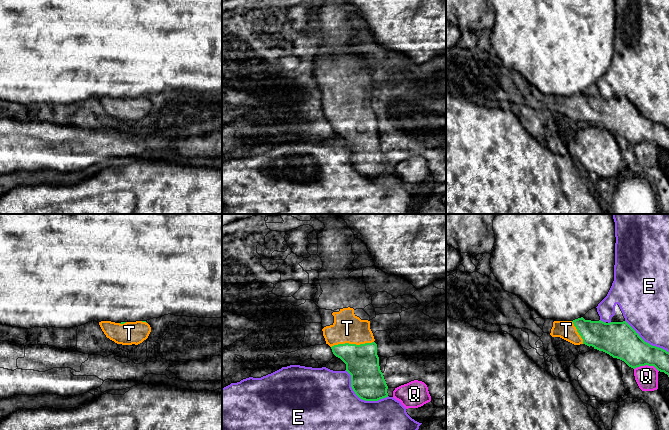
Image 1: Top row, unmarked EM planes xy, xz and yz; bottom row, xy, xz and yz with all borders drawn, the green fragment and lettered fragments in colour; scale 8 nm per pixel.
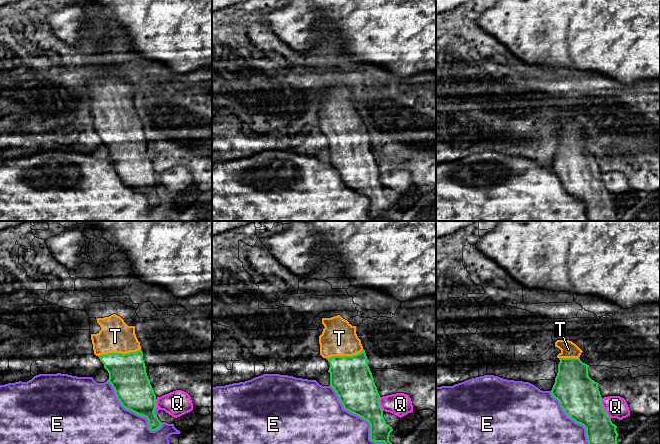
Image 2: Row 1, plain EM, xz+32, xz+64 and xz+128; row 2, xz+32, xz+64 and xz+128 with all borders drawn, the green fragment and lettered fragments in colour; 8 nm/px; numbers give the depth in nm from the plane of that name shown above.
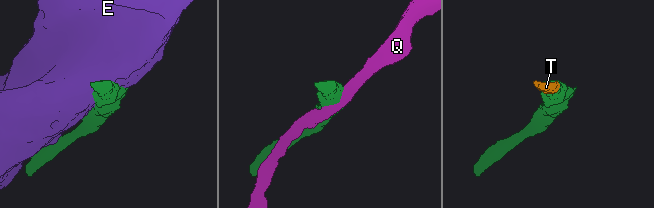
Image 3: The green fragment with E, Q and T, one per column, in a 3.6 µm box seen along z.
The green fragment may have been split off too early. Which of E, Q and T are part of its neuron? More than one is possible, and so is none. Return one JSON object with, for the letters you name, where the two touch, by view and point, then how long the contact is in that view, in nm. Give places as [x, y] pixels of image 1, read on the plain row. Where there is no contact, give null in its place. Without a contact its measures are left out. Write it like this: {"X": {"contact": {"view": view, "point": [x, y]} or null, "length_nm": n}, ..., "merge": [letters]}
{"T": {"contact": {"view": "xz", "point": [352, 120]}, "length_nm": 340}, "merge": ["T"]}

